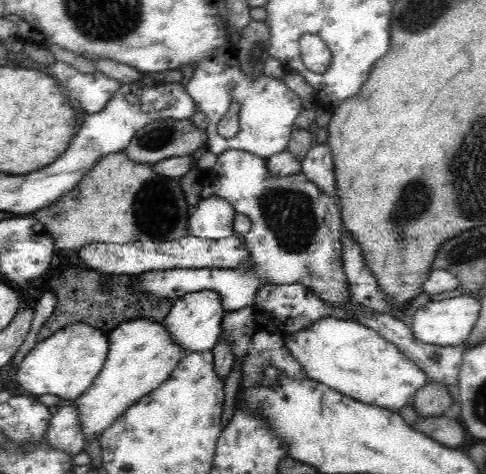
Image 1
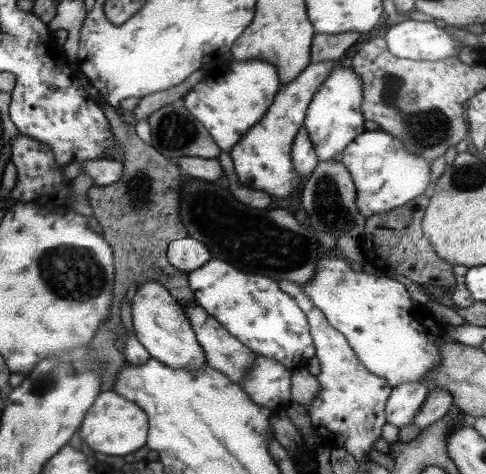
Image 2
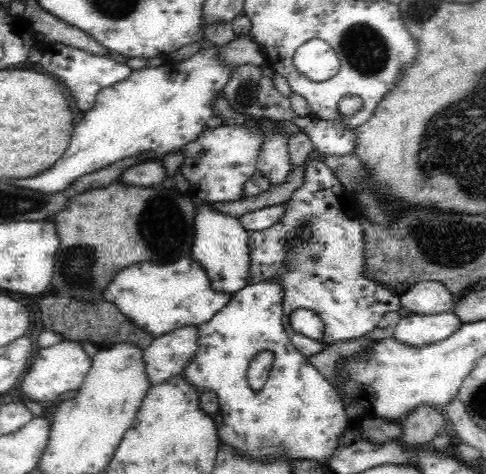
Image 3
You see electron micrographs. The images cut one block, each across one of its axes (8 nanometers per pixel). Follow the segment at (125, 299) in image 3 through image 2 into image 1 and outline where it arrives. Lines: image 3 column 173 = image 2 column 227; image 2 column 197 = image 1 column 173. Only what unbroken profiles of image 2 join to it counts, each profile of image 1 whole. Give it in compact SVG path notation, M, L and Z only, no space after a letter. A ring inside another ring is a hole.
M228 148L226 152L220 152L218 154L218 160L216 160L216 164L212 166L212 168L208 168L208 170L204 170L204 176L200 178L200 184L202 184L202 194L200 194L200 198L202 200L206 200L206 198L212 198L212 196L218 196L218 198L222 198L222 202L226 202L226 204L230 204L230 208L236 212L236 214L244 214L244 216L248 216L250 218L250 222L252 222L252 230L244 236L244 242L246 242L246 246L248 246L248 250L250 250L250 264L248 264L248 268L236 268L236 270L222 270L222 268L202 268L202 270L196 270L196 268L174 268L174 270L152 270L150 274L138 274L138 276L130 276L130 294L136 294L136 296L140 296L140 294L146 294L146 296L152 296L152 298L160 298L160 300L168 300L172 306L174 306L174 302L178 300L178 298L184 298L186 294L192 294L192 292L202 292L202 290L212 290L212 292L216 292L218 294L218 298L220 298L220 304L222 304L222 308L224 308L224 312L238 312L240 308L248 308L248 306L252 306L254 304L254 296L256 296L256 290L262 286L262 284L268 284L268 282L274 282L274 284L304 284L304 286L308 286L314 294L318 294L322 300L326 300L328 304L332 304L332 306L346 306L346 308L352 308L352 306L348 306L348 302L346 302L346 298L348 298L348 286L346 286L346 278L344 278L344 274L342 274L342 260L340 260L340 252L342 252L342 244L340 244L340 228L342 228L342 214L338 214L338 202L334 202L334 198L330 198L330 196L326 196L324 192L320 192L312 182L306 182L304 180L304 176L302 174L292 174L292 176L288 176L288 178L268 178L268 170L266 170L266 160L262 160L262 158L258 158L258 156L252 156L250 152L242 152L242 150L232 150L232 148Z

